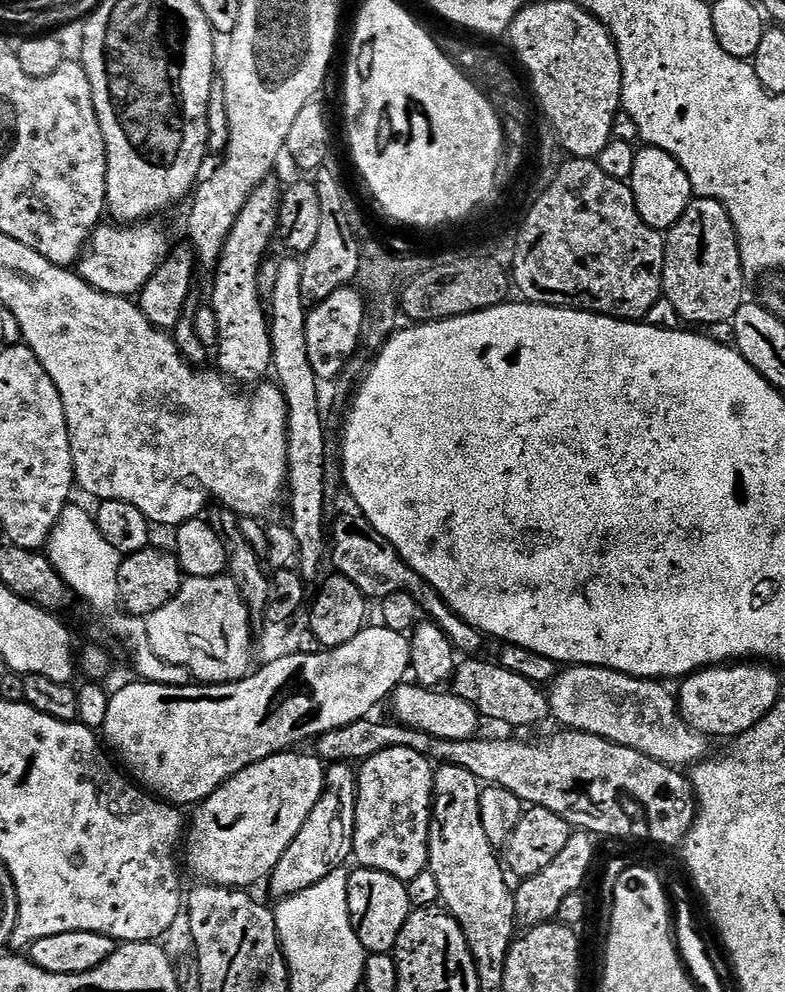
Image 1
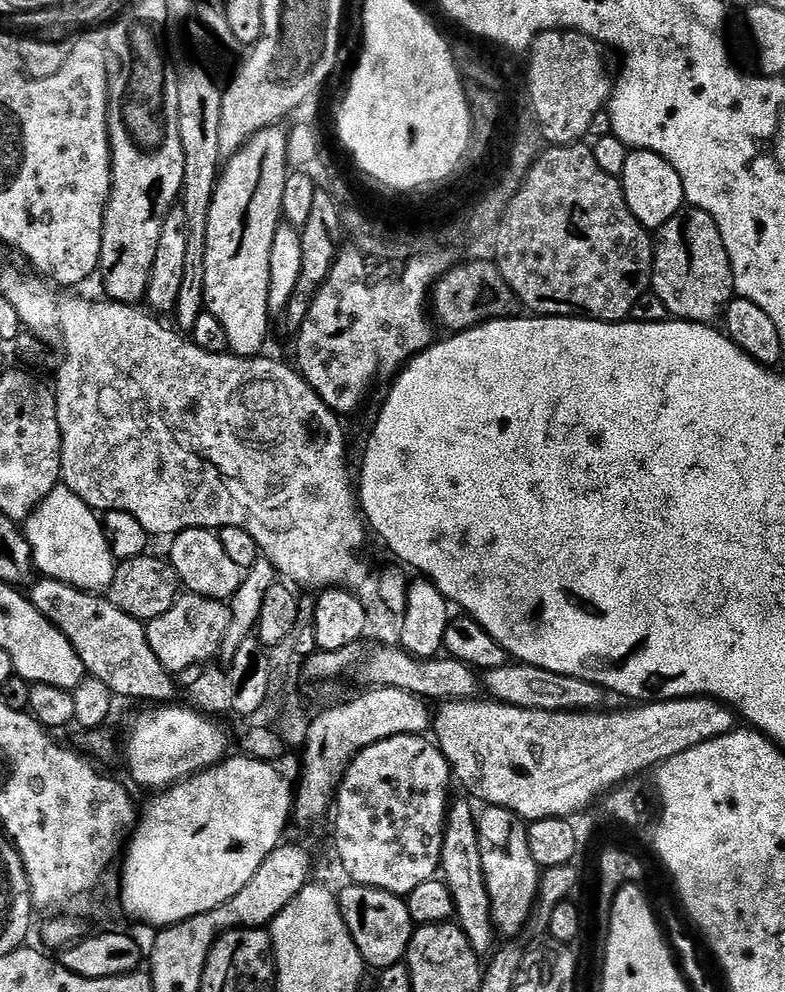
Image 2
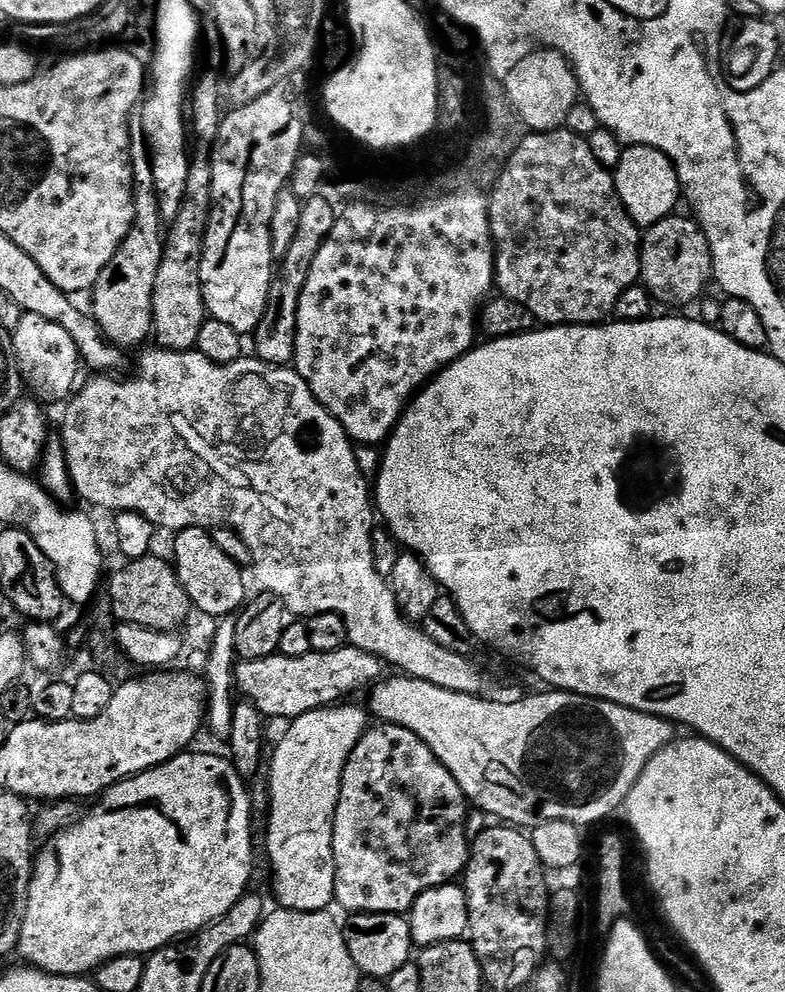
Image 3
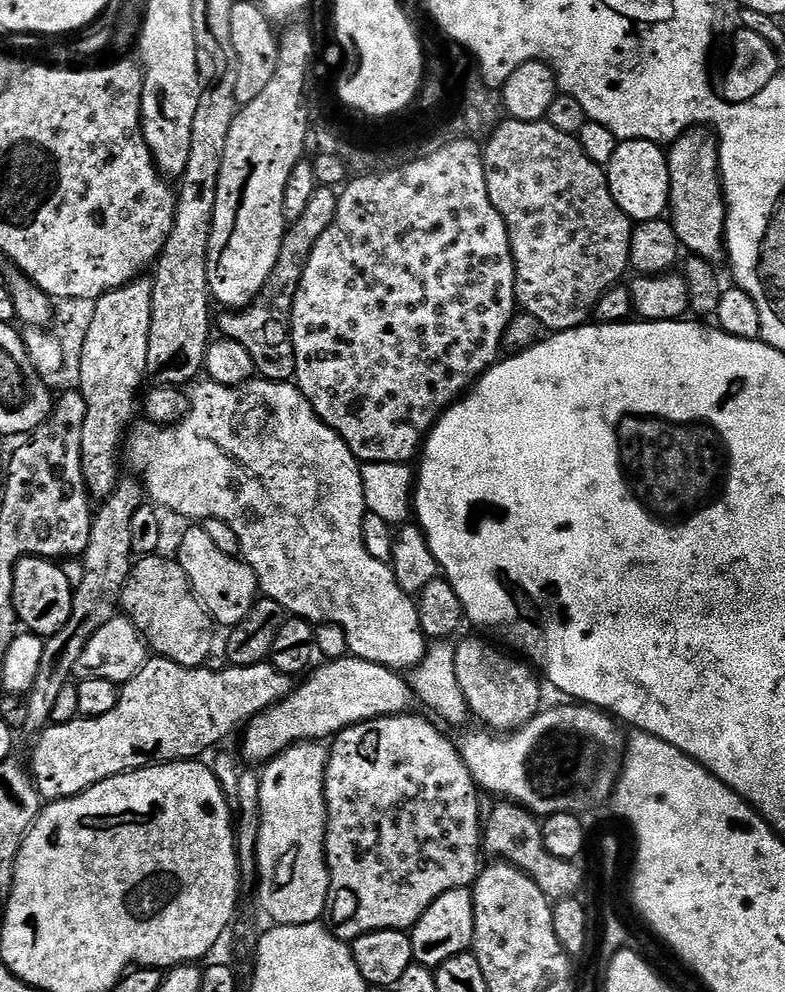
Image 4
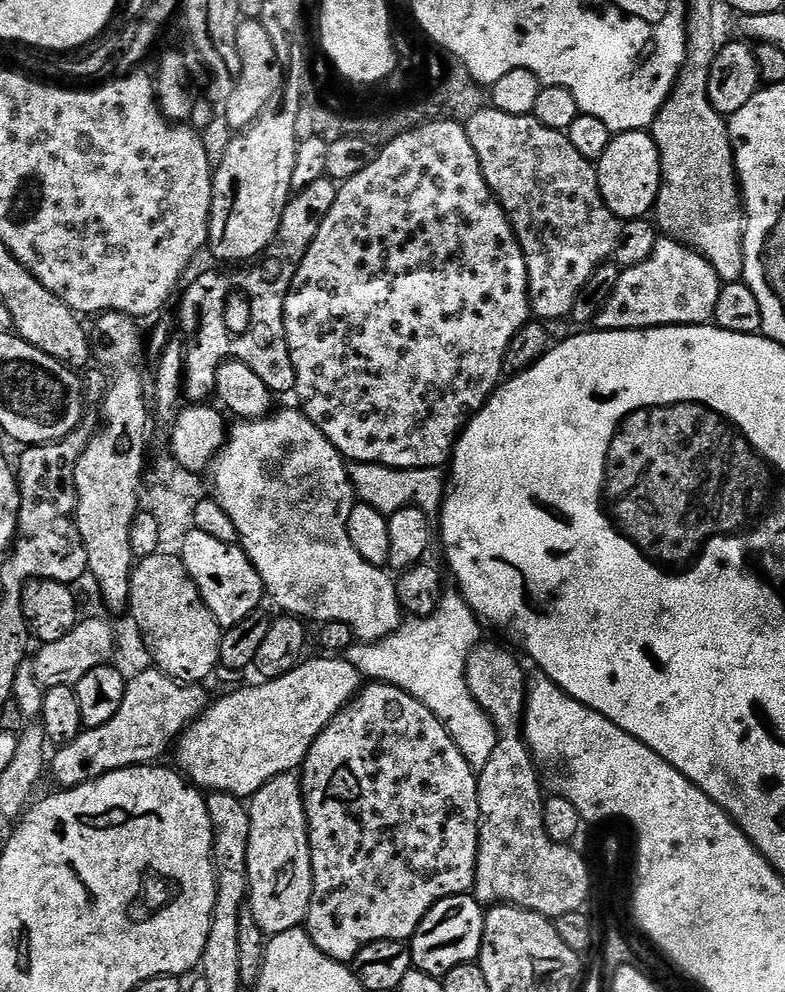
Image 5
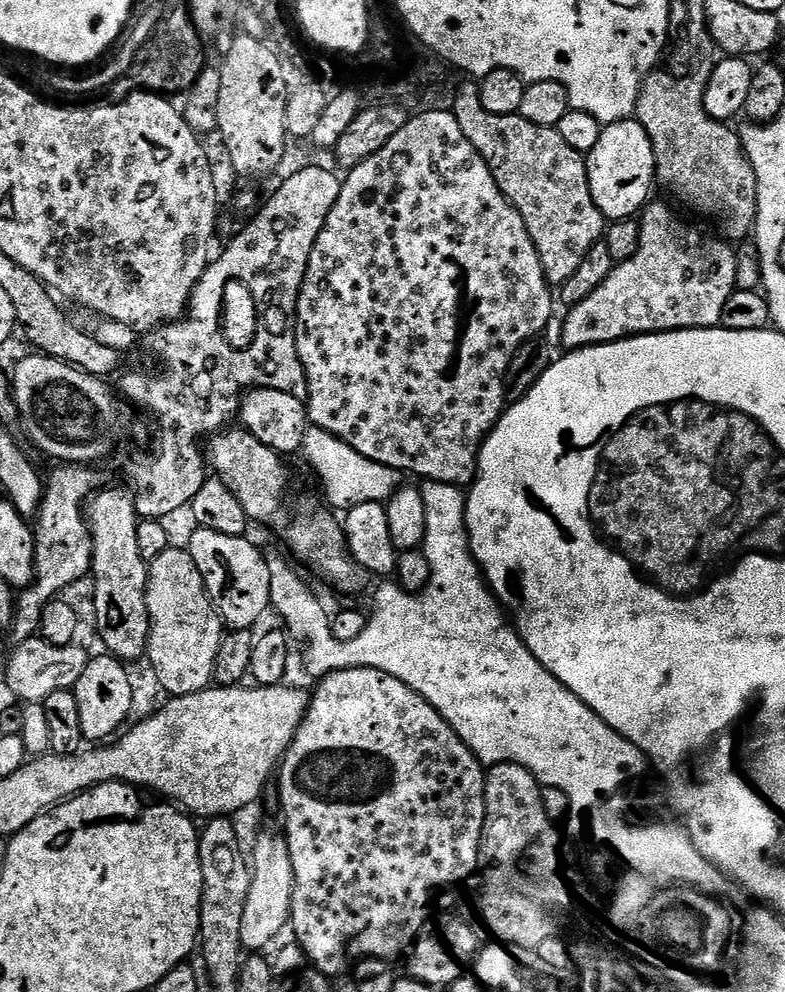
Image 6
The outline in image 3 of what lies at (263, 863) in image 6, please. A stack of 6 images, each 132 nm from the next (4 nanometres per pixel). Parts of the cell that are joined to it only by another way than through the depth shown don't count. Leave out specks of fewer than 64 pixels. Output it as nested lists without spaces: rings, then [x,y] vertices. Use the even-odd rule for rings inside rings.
[[[344,702],[339,706],[331,708],[319,708],[313,712],[307,712],[301,716],[297,716],[295,720],[287,725],[288,728],[284,732],[284,737],[276,744],[276,749],[271,749],[270,763],[266,768],[266,780],[268,776],[268,795],[266,800],[270,803],[268,818],[268,845],[267,852],[269,861],[272,864],[272,880],[276,884],[276,904],[281,908],[289,908],[290,910],[298,910],[299,912],[323,912],[333,907],[336,899],[336,867],[334,866],[334,818],[338,810],[338,798],[340,797],[340,787],[342,786],[342,774],[346,770],[346,762],[350,758],[350,754],[354,750],[354,746],[358,746],[358,742],[364,737],[364,733],[370,727],[370,716],[363,707],[355,708],[354,705],[348,704],[352,702]]]

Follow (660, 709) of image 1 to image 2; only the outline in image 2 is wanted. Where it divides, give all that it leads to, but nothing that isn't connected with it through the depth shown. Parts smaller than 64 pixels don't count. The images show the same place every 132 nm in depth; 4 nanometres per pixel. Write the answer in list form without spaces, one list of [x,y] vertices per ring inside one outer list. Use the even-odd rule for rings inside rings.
[[[509,662],[506,666],[483,673],[482,684],[485,689],[492,691],[489,692],[491,699],[515,708],[547,712],[595,712],[605,707],[606,693],[594,682],[570,678],[566,674],[554,674],[550,670],[519,662]]]

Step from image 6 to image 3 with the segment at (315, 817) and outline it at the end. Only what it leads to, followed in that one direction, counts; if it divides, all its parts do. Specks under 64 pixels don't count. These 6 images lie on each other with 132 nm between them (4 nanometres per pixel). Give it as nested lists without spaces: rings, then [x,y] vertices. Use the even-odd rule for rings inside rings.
[[[384,724],[383,726],[369,727],[364,737],[354,746],[350,758],[346,762],[346,770],[342,774],[342,786],[338,798],[338,810],[334,818],[334,866],[336,867],[336,899],[337,905],[345,908],[345,913],[355,914],[358,912],[369,912],[370,914],[401,914],[411,913],[414,902],[426,890],[437,888],[443,884],[451,884],[468,867],[468,854],[470,851],[470,832],[468,836],[468,808],[470,801],[464,795],[464,791],[458,786],[458,782],[442,766],[440,759],[426,746],[418,734],[410,730],[400,728],[396,724]]]

